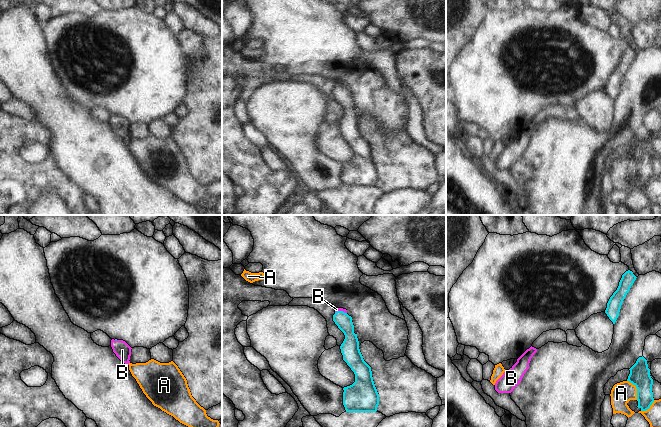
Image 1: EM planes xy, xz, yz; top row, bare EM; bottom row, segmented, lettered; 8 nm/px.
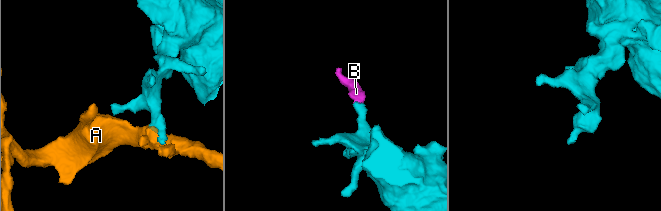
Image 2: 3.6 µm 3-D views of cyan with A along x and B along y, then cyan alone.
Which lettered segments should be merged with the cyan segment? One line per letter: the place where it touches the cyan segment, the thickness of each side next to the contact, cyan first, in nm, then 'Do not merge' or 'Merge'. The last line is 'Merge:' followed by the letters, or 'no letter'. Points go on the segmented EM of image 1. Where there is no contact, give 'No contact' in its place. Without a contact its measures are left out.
A: Touches cyan at yz (637, 389). Thickness 160 nm (cyan) against 170 nm. Do not merge
B: Touches cyan at xz (341, 311). Thickness 130 nm (cyan) against 30 nm. Merge
Merge: B.

